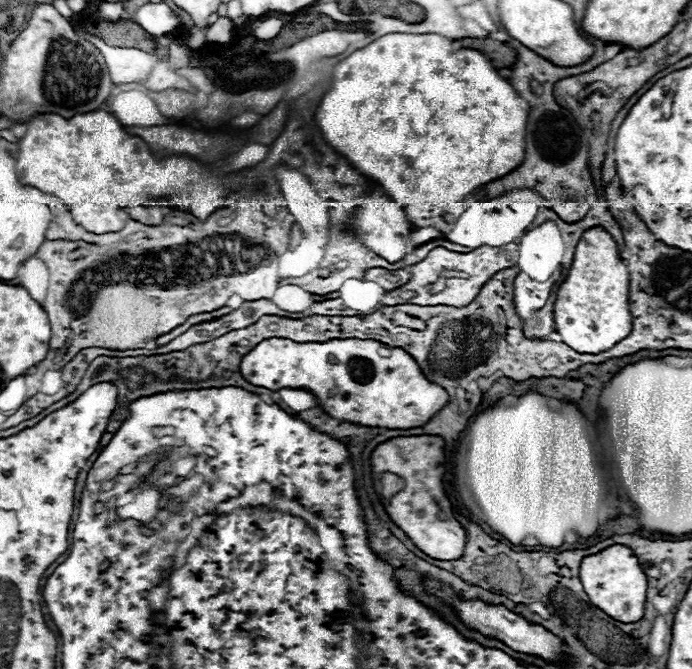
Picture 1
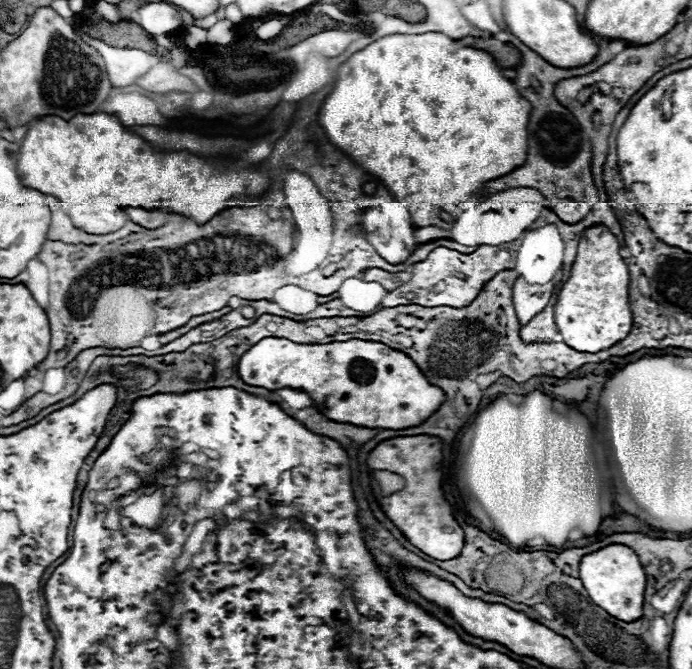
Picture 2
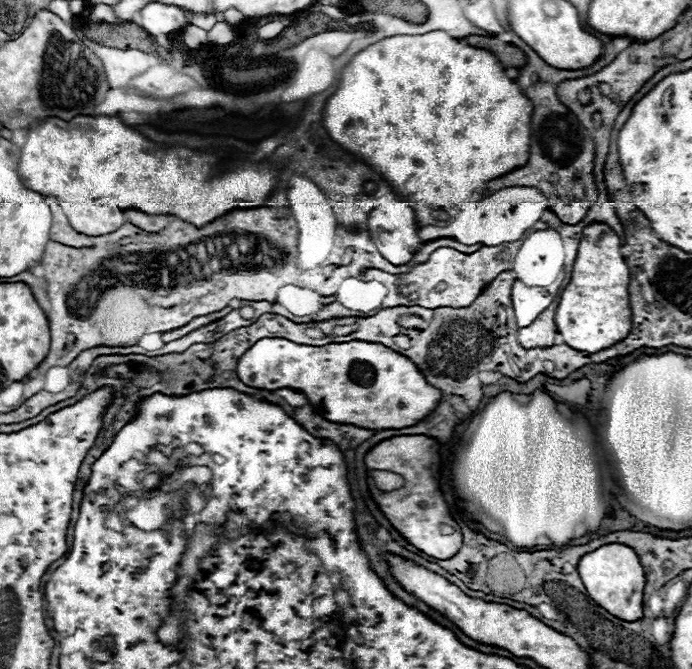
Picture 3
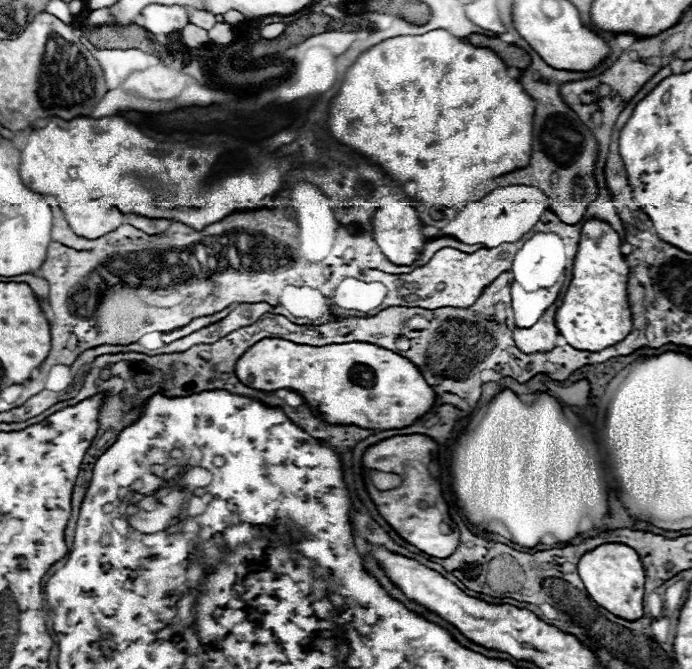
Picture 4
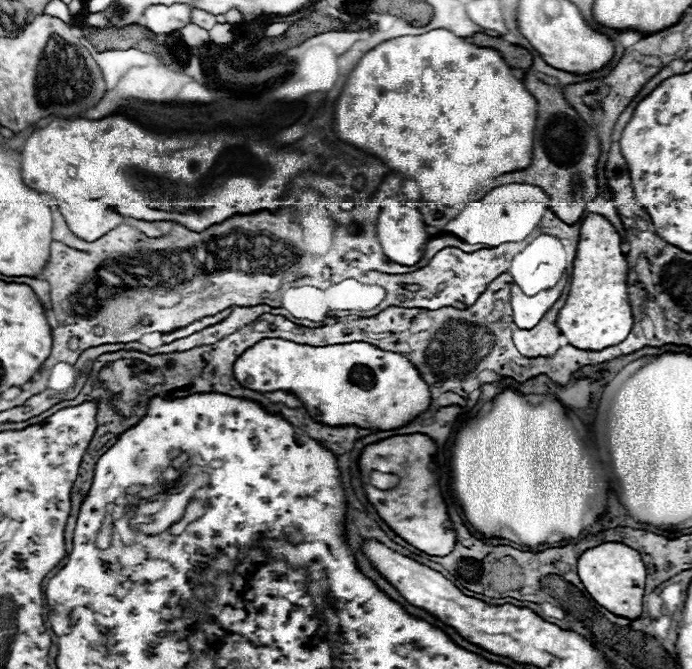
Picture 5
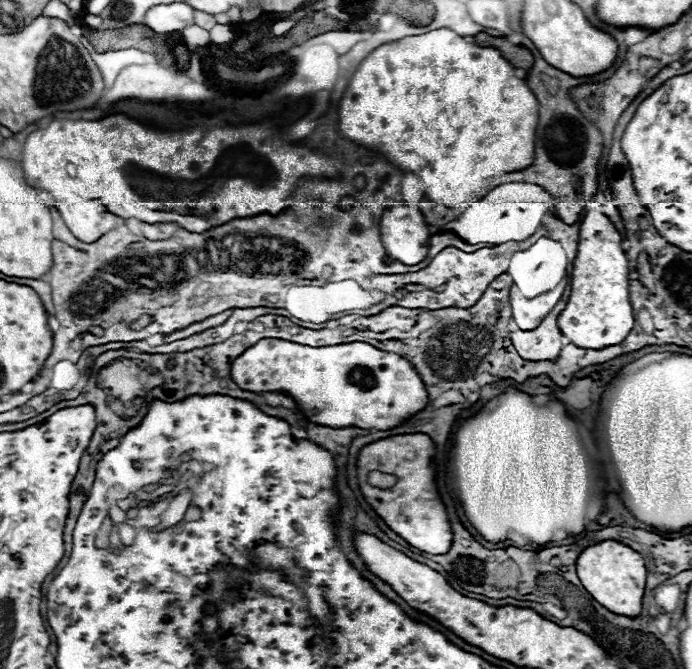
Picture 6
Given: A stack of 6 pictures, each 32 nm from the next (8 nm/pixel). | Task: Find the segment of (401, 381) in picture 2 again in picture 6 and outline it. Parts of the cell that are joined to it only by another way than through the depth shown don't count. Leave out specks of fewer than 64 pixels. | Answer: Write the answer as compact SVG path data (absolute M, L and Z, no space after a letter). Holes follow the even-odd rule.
M262 338L258 340L254 346L250 346L248 350L244 350L230 368L230 376L232 380L242 388L242 390L250 390L250 392L286 392L288 396L294 398L294 402L298 404L298 410L304 412L304 416L320 426L328 426L328 428L346 428L346 426L356 426L356 428L376 428L376 430L390 430L398 424L402 424L408 416L414 416L416 412L420 412L426 404L428 404L428 394L426 388L418 376L418 372L412 368L412 364L408 360L404 360L402 356L394 354L394 352L384 352L378 350L366 342L350 342L350 344L336 344L336 346L320 346L320 348L312 348L312 346L302 346L296 342L288 342L288 340L280 340L280 338Z

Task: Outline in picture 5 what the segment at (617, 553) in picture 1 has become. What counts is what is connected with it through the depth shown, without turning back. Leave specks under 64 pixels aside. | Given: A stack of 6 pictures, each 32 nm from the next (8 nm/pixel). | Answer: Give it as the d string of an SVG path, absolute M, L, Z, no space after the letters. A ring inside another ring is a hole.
M604 542L600 546L588 548L578 558L578 576L588 590L588 594L604 608L608 608L616 616L628 616L634 620L642 614L642 598L644 598L644 582L646 568L642 556L620 542Z

